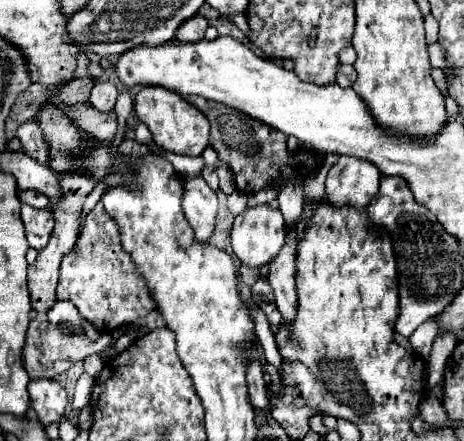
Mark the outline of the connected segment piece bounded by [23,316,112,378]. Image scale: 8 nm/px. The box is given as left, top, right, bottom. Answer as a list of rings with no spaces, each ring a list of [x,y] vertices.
[[[37,316],[35,320],[31,320],[31,326],[27,330],[27,344],[23,350],[25,370],[29,372],[31,378],[57,378],[61,372],[69,370],[75,362],[79,362],[91,354],[103,352],[111,344],[111,340],[111,334],[102,334],[97,342],[91,342],[83,332],[81,334],[65,332],[65,328],[47,324],[45,316]]]

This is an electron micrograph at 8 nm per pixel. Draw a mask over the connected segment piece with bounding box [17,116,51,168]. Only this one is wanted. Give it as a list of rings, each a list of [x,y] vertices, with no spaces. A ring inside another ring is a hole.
[[[37,116],[31,120],[25,120],[19,128],[17,128],[17,138],[21,140],[23,152],[31,158],[35,158],[37,162],[41,162],[43,166],[51,166],[51,156],[49,156],[49,142],[43,140],[41,136],[41,126]]]

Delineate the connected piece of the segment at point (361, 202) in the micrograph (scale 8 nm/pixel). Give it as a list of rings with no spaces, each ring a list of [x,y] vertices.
[[[341,156],[329,170],[327,180],[325,180],[325,202],[333,208],[355,208],[355,210],[365,210],[369,202],[377,196],[377,180],[381,178],[381,172],[377,166],[369,160],[353,158],[353,156]]]

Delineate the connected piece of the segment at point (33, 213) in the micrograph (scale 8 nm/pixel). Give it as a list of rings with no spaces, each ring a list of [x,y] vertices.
[[[21,204],[21,218],[27,230],[27,240],[29,246],[33,248],[43,248],[49,240],[49,236],[53,234],[53,214],[45,208],[45,210],[37,210],[29,204]]]

